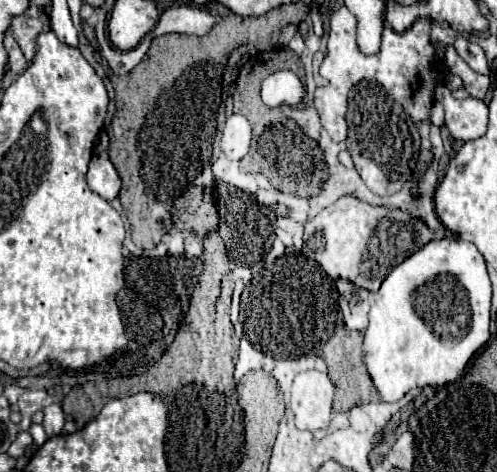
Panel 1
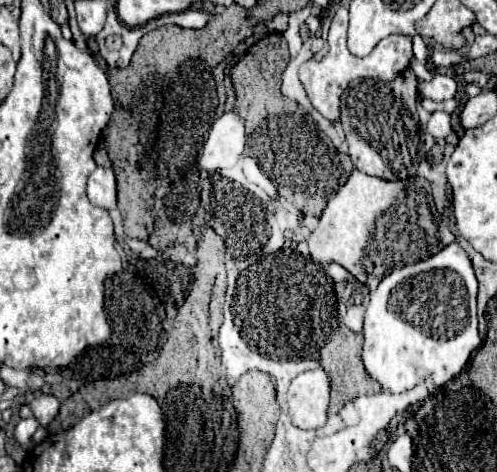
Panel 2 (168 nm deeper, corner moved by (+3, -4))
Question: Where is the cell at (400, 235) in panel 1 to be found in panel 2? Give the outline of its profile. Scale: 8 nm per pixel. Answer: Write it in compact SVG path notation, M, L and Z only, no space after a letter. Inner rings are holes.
M354 168L346 185L328 201L316 231L308 237L312 259L322 265L336 261L360 283L376 289L388 271L388 259L392 271L432 257L456 241L436 205L432 213L428 197L432 197L432 187L424 177L382 181Z

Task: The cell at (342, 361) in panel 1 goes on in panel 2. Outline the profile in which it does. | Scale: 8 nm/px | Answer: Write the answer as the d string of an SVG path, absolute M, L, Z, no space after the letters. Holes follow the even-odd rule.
M338 327L330 341L320 349L320 365L326 369L326 373L330 375L330 385L332 385L332 399L330 399L330 413L338 413L344 403L352 401L358 395L372 395L378 393L382 387L378 385L378 381L374 381L360 359L360 351L362 351L362 333L354 333L348 327Z

